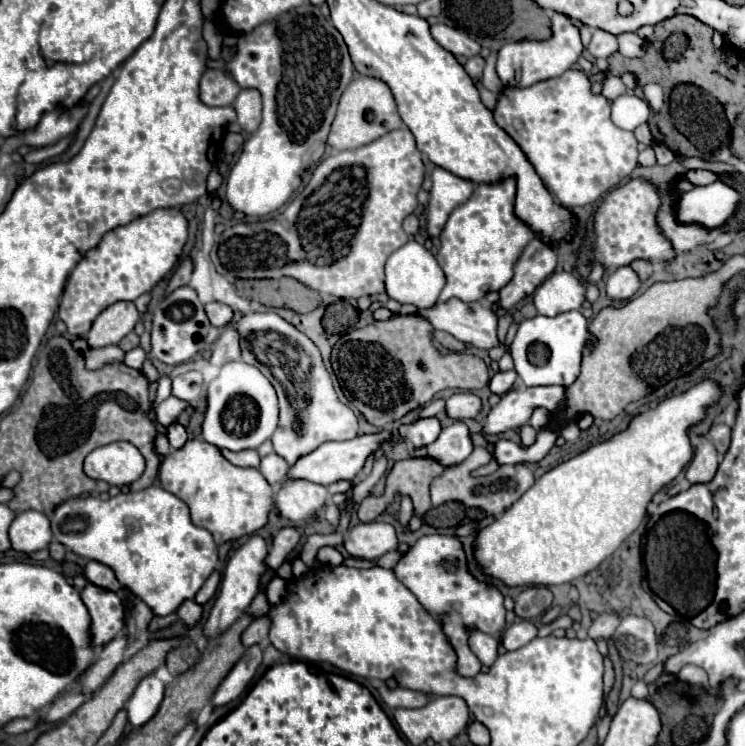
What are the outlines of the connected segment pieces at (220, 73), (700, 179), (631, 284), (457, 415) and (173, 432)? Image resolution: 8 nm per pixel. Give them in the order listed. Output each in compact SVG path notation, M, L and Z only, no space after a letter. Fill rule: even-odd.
M206 70L200 78L200 100L206 106L230 106L240 90L224 70Z
M688 170L686 178L696 186L706 186L706 184L716 182L720 176L716 172L710 172L710 170Z
M616 268L608 278L606 278L606 294L610 300L630 300L640 286L638 274L630 268Z
M462 392L454 394L446 400L446 412L452 420L464 420L464 418L476 418L482 410L482 400L476 394Z
M178 422L170 424L170 426L166 428L166 434L168 434L168 440L170 440L170 446L172 446L172 448L182 448L184 442L186 442L186 438L188 438L184 426L178 424Z

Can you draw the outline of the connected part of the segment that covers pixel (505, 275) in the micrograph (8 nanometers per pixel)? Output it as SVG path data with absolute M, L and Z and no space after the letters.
M510 176L500 182L478 184L472 196L452 210L440 232L440 250L436 256L446 274L446 286L440 292L440 302L448 302L450 298L478 302L486 296L486 292L498 292L512 280L514 264L528 242L538 236L514 214L514 198L516 178Z

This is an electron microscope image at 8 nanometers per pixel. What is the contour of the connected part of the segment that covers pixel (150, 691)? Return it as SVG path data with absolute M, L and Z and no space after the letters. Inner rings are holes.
M154 674L146 676L136 686L132 698L126 702L128 722L134 728L142 728L158 712L162 698L164 698L164 684Z

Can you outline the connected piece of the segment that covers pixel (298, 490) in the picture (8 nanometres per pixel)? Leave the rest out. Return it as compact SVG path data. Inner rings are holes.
M286 480L276 488L276 508L282 518L304 522L324 508L330 498L328 490L310 480Z

